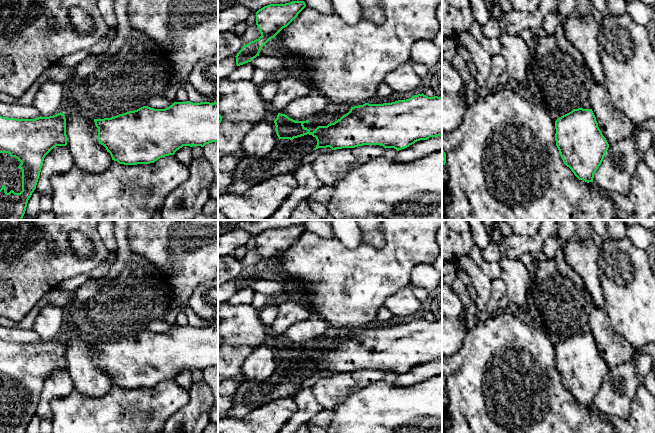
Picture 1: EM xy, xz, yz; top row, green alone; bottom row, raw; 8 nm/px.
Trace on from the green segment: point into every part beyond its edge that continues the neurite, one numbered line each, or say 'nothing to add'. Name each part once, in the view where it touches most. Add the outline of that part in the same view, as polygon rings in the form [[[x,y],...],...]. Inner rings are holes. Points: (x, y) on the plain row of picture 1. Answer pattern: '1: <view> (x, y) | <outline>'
1: xy (10, 399) | [[[0,377],[0,413],[6,410],[6,416],[22,415],[22,394],[18,392],[21,386],[11,381],[9,377]]]

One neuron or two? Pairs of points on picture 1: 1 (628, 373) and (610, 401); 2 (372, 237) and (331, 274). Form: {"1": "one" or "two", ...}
{"1": "one", "2": "two"}

